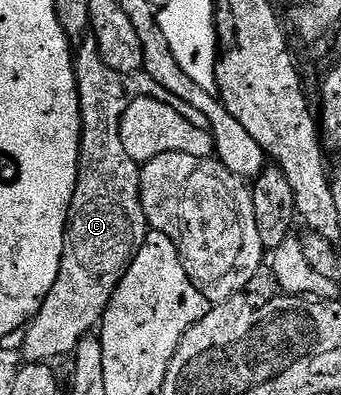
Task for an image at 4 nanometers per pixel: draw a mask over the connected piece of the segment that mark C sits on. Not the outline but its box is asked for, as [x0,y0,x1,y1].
[19,36,174,363]

